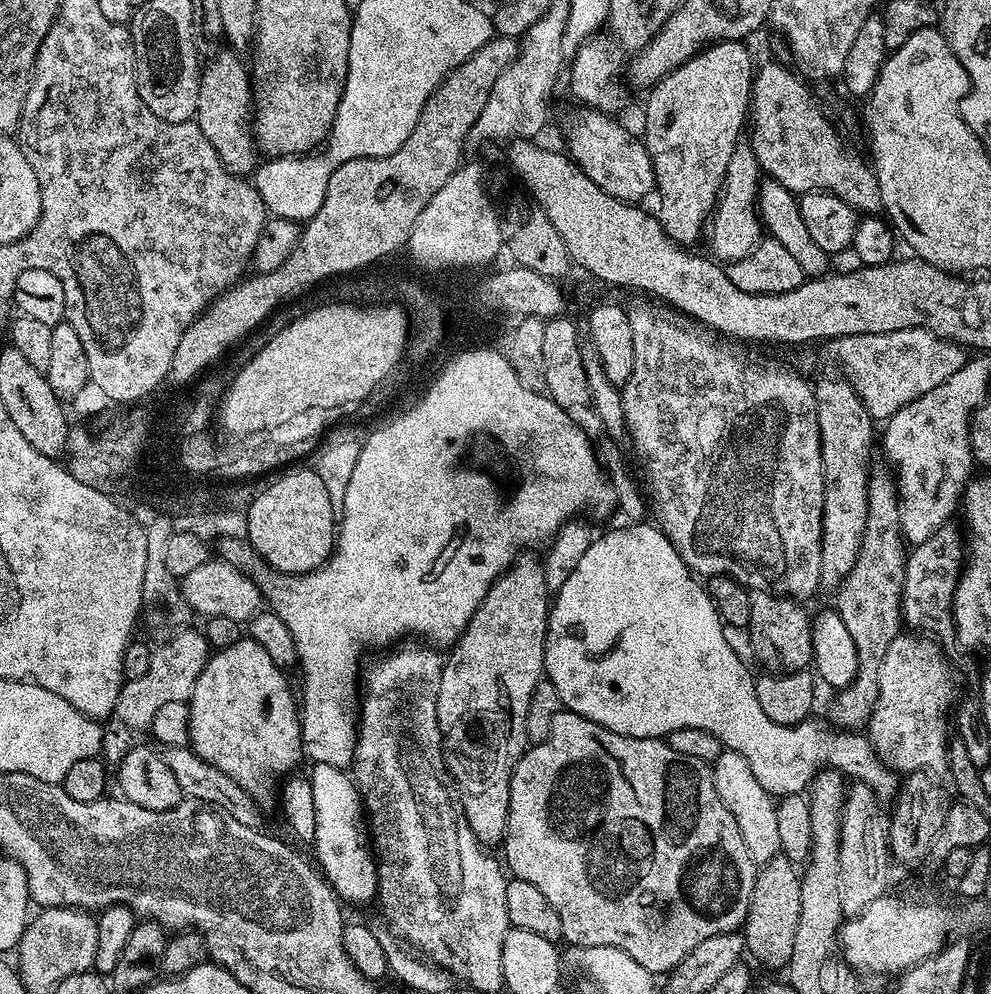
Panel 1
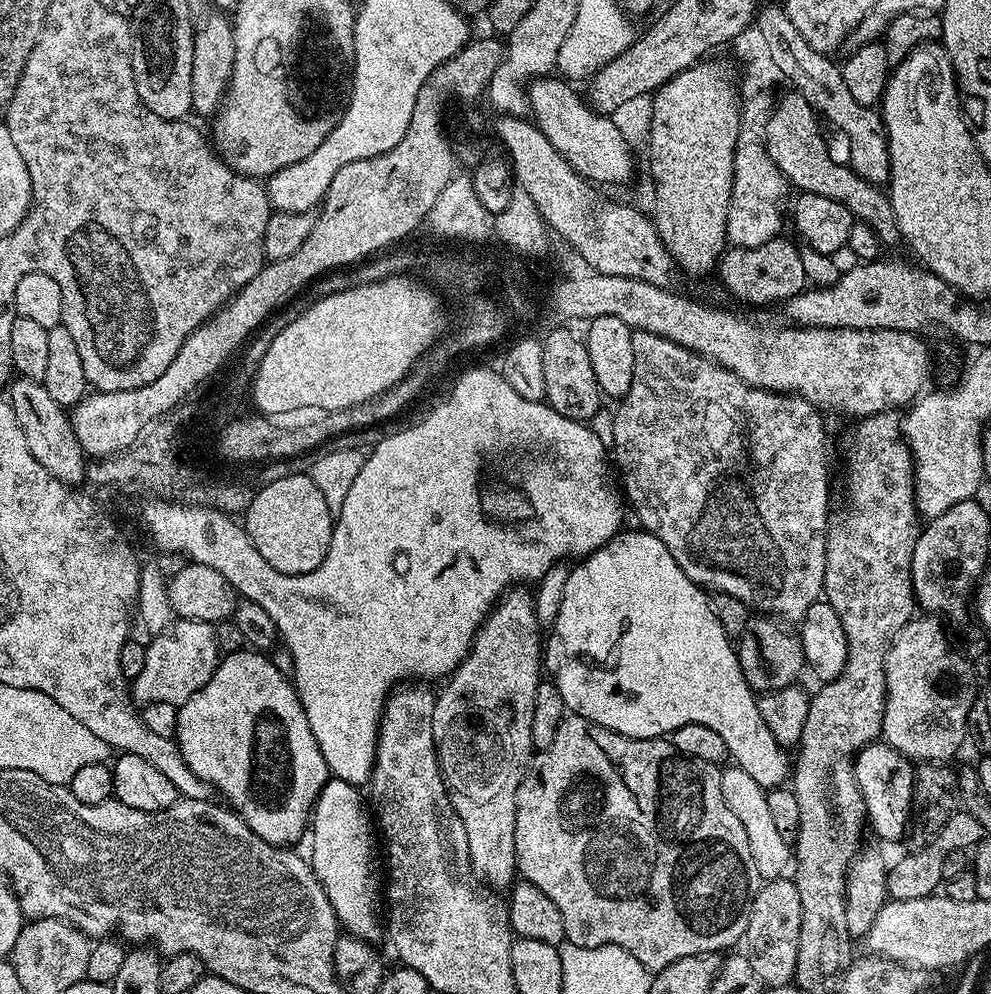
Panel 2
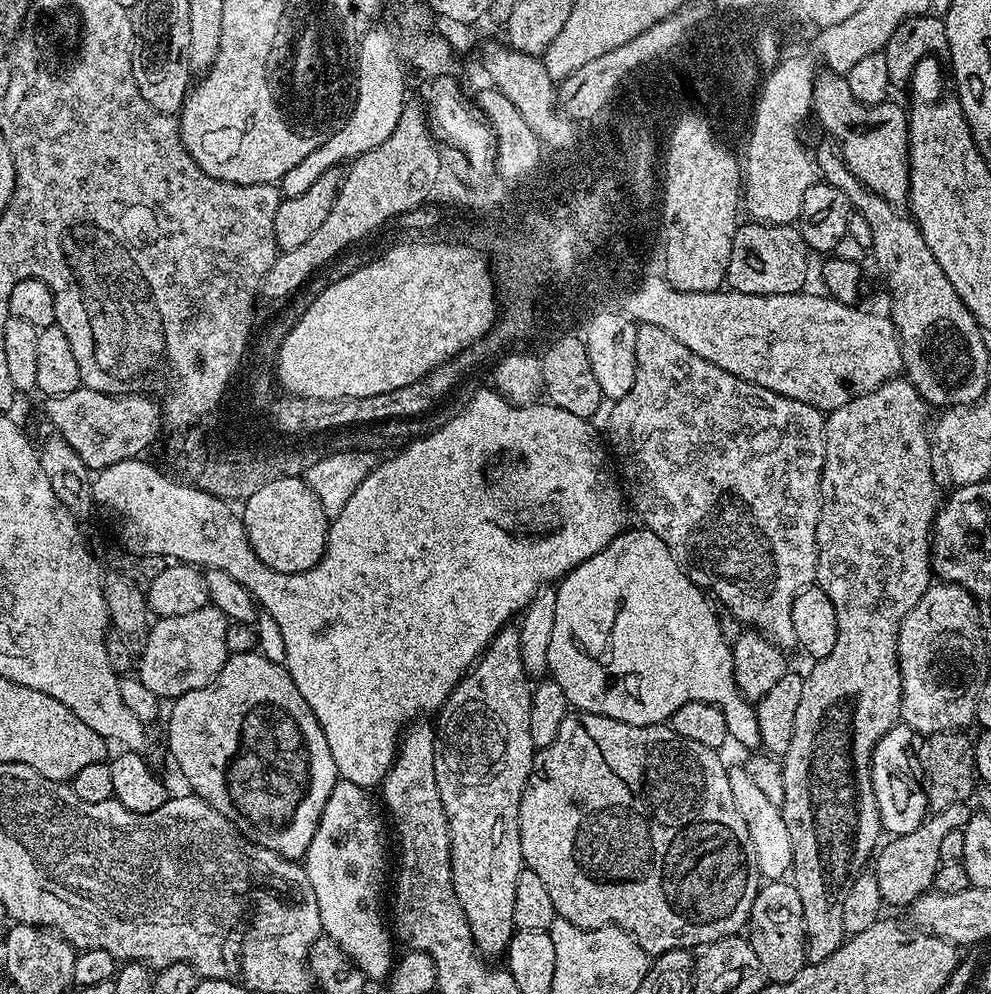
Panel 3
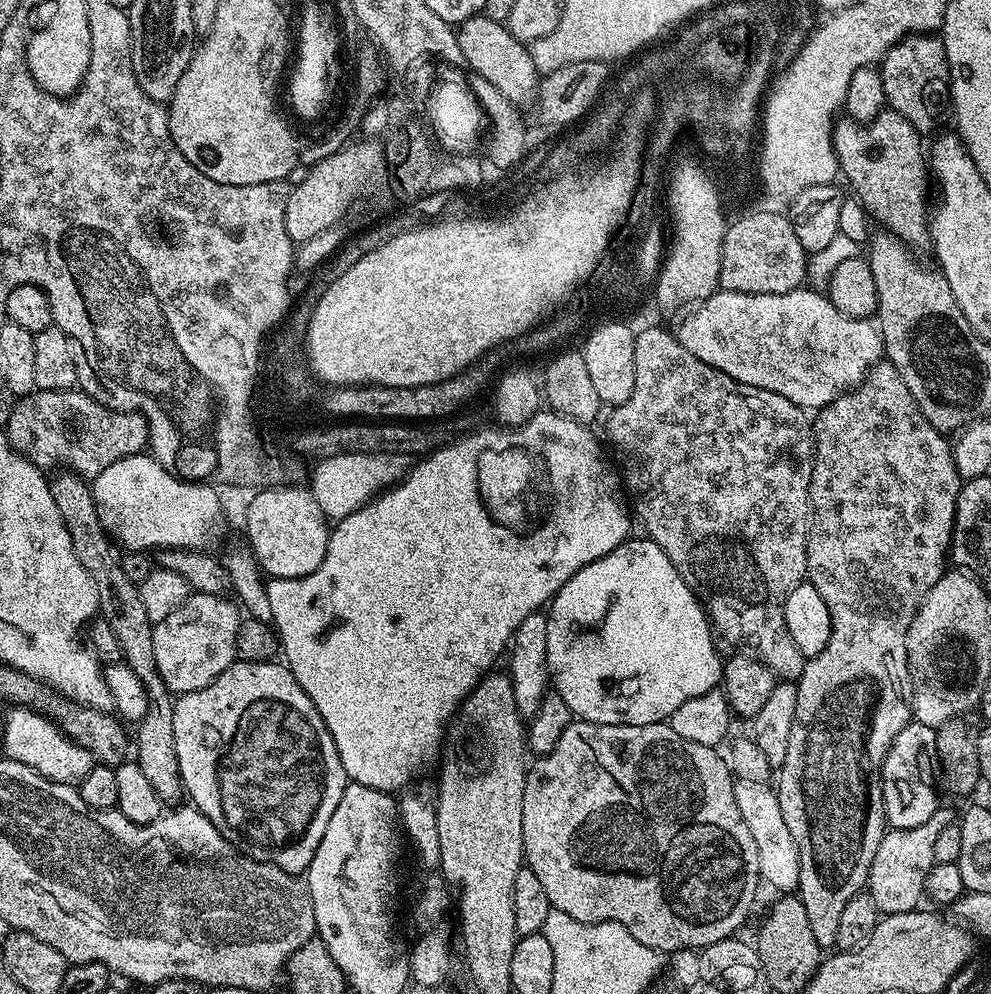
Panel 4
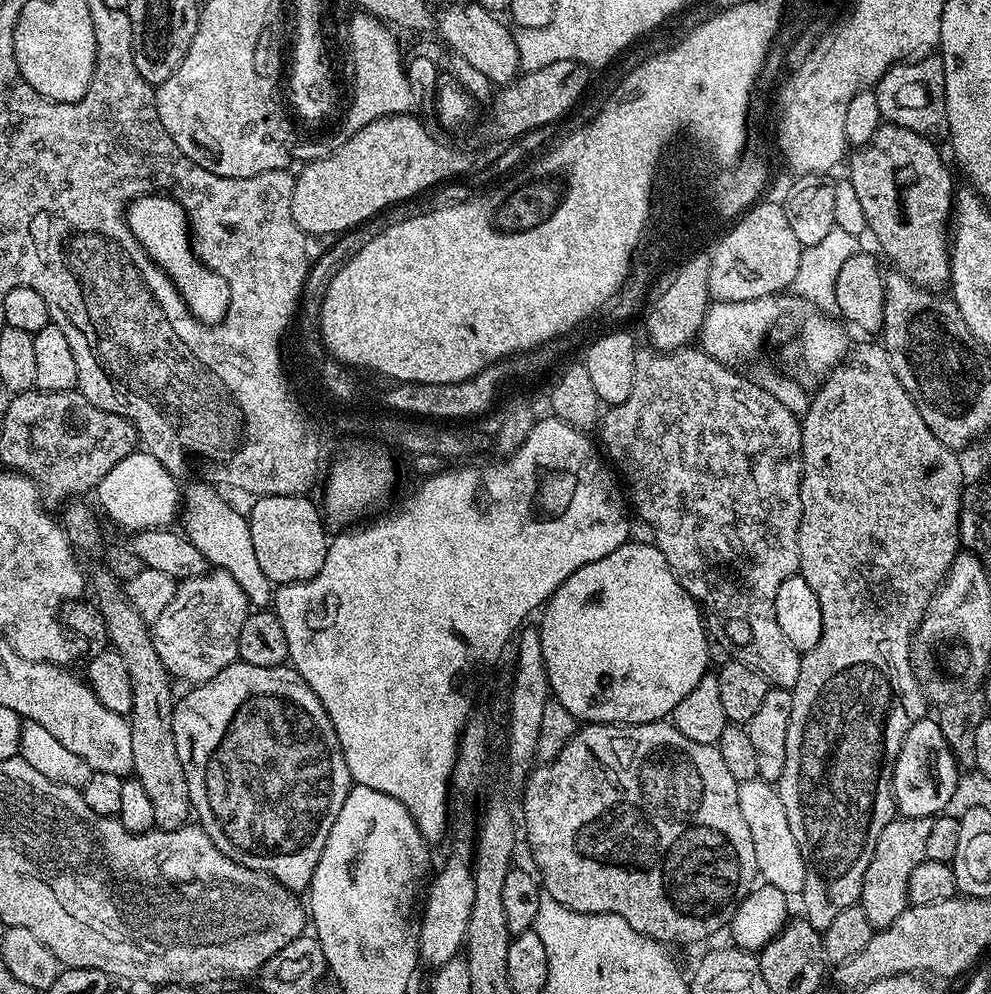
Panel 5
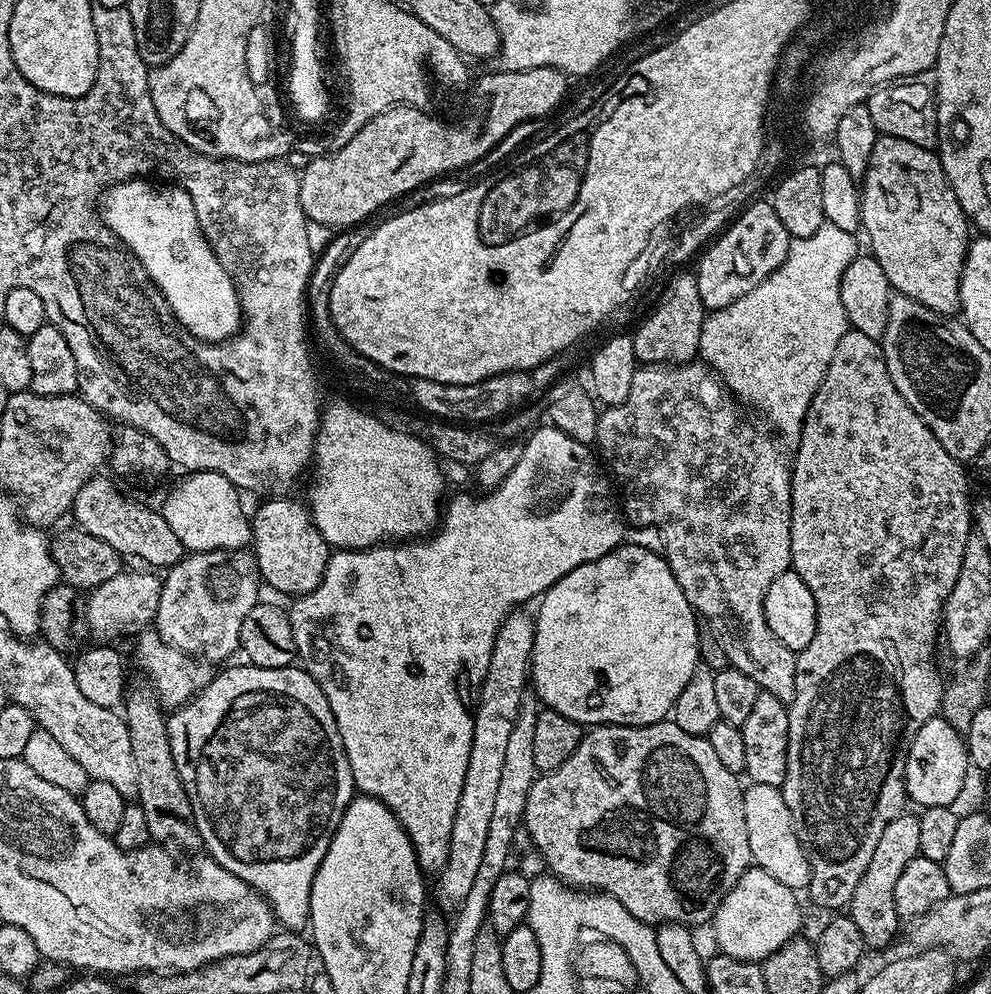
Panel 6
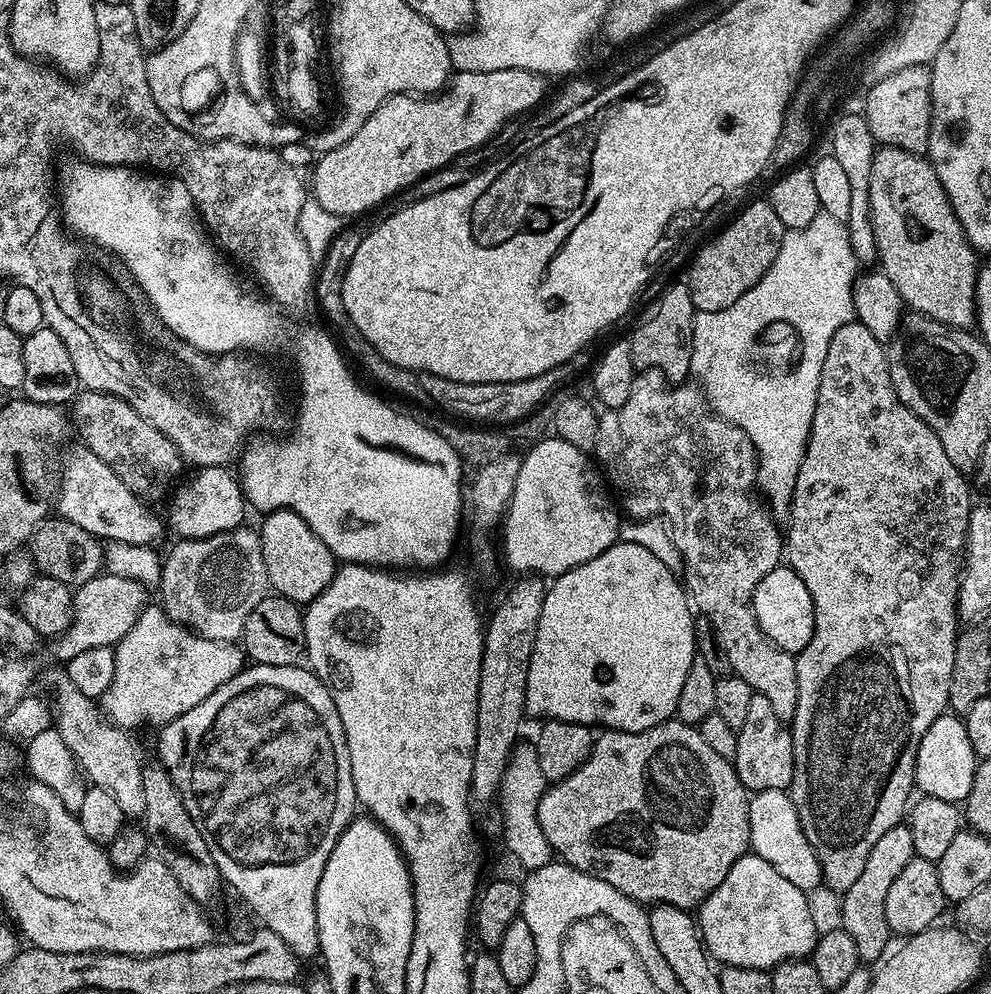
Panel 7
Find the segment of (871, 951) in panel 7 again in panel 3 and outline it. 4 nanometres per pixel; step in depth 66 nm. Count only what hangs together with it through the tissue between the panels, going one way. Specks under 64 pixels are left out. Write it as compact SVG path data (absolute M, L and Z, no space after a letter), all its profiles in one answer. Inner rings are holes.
M968 804L946 806L946 810L929 815L910 834L891 837L875 853L874 875L878 891L882 893L885 905L907 909L916 903L918 897L925 895L935 885L936 871L940 868L940 851L946 834L959 832L966 826L970 808ZM885 847L885 848L884 848ZM884 848L884 849L883 849ZM876 864L876 868L875 868Z

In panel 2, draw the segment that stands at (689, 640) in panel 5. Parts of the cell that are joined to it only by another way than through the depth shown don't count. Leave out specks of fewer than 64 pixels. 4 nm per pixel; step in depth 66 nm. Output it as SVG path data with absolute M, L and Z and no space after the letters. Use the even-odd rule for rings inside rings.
M621 530L616 533L613 540L607 540L597 552L591 552L579 561L577 568L573 567L566 578L566 590L562 594L562 606L558 610L558 618L552 623L552 627L546 636L546 643L542 648L542 664L546 669L554 686L558 686L558 694L562 694L562 702L565 709L571 715L581 716L590 722L598 722L598 726L606 726L626 738L638 738L639 740L658 740L676 732L687 724L699 723L717 732L722 738L724 747L729 757L733 756L735 763L750 774L758 783L767 789L773 789L783 785L790 776L790 756L788 756L781 744L776 741L774 734L770 734L770 726L762 719L762 710L757 693L746 682L746 674L742 674L742 666L737 649L733 641L722 630L722 622L712 609L712 601L709 593L701 585L693 582L684 573L682 566L674 562L674 554L666 550L666 546L654 533L647 530L635 530L627 532Z

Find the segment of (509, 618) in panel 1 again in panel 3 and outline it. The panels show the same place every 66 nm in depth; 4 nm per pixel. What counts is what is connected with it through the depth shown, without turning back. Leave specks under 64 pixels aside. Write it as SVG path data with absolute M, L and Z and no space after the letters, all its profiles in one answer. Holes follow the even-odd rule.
M515 627L503 628L490 642L487 652L468 669L468 673L461 678L457 688L449 694L446 702L434 716L434 778L438 782L438 794L442 798L442 806L446 810L448 819L448 833L450 834L450 862L452 863L452 881L454 894L458 898L458 906L462 906L462 914L466 914L466 922L470 926L470 934L474 938L476 951L485 958L491 956L503 957L508 951L508 943L512 941L516 923L514 922L514 890L518 886L518 874L524 868L522 858L522 844L518 830L518 810L522 802L524 787L528 776L532 772L532 758L534 749L530 742L530 702L532 701L533 685L524 673L520 661L520 633Z

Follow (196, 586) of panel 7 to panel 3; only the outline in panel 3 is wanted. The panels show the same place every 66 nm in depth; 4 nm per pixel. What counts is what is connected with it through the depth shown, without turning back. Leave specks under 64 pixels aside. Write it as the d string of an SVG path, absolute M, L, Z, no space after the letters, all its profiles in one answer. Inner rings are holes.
M215 606L194 610L194 614L159 617L149 627L144 649L138 652L138 679L142 686L161 698L175 698L209 684L230 655L226 646L229 623Z

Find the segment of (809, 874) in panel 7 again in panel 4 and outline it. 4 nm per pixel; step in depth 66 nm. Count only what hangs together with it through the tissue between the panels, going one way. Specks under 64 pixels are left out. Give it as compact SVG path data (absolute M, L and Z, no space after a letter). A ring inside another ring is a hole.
M736 780L734 783L734 802L738 802L738 810L742 818L746 818L746 827L754 838L754 846L758 846L758 870L760 879L765 885L777 888L777 893L792 894L800 887L800 859L798 846L790 835L786 822L782 819L782 806L776 797L775 787L771 783L746 782Z

